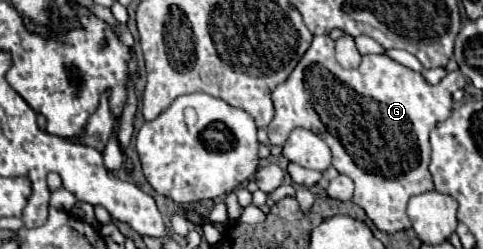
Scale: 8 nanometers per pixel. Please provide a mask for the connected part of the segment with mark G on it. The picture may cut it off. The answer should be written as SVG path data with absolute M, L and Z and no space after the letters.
M329 35L315 37L287 81L273 91L275 117L267 127L269 141L271 145L283 145L295 127L305 127L317 133L333 153L333 167L353 179L353 203L357 203L367 213L367 217L379 231L397 233L409 227L405 213L409 197L433 191L433 181L427 169L431 155L429 133L437 127L437 123L449 117L453 107L451 95L463 85L465 79L459 69L447 73L447 77L439 85L429 85L419 71L403 67L387 55L365 55L361 67L345 69L335 59L335 41Z

